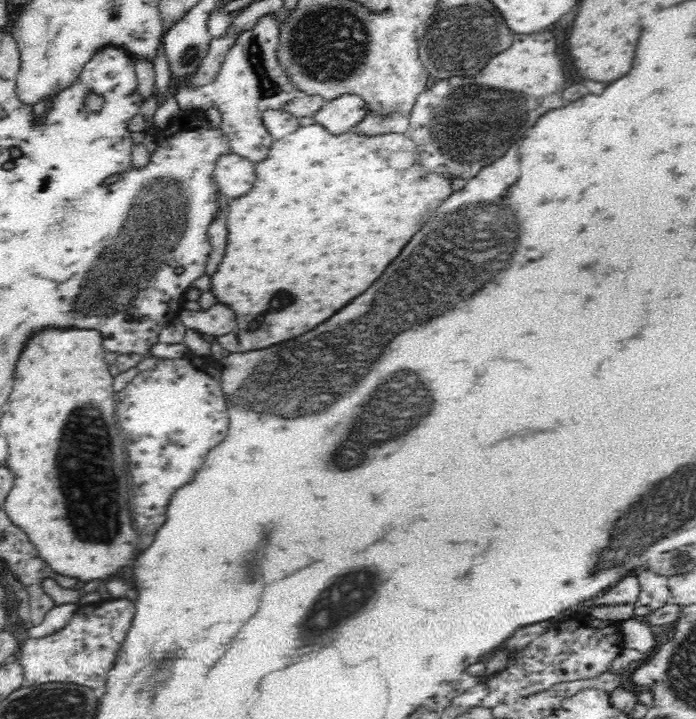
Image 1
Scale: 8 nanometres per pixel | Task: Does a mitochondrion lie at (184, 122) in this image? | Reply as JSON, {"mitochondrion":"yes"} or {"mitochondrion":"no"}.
{"mitochondrion":"no"}

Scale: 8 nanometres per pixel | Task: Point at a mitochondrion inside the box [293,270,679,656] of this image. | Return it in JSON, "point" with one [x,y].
{"point":[617,558]}

